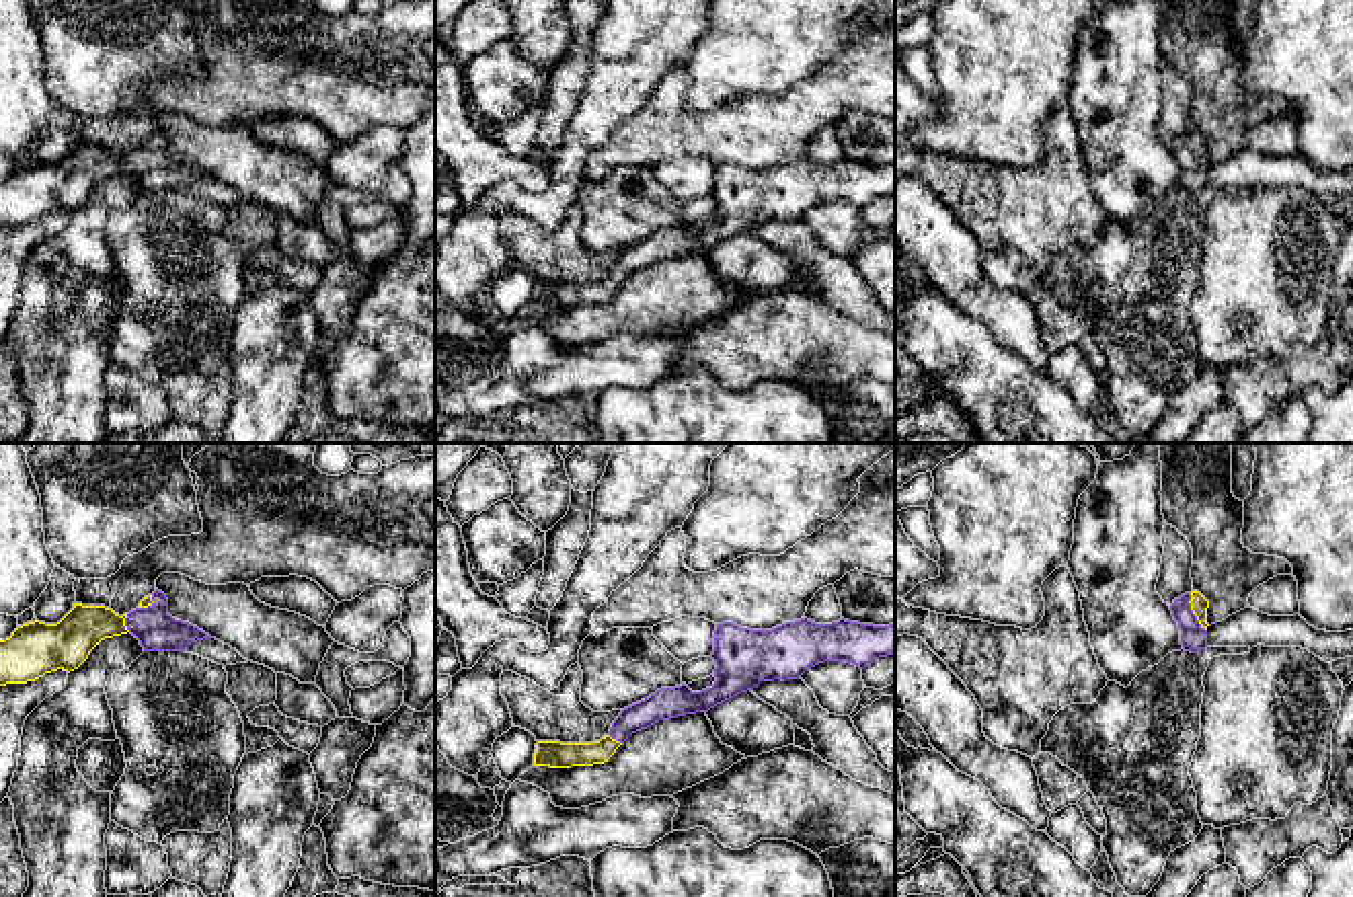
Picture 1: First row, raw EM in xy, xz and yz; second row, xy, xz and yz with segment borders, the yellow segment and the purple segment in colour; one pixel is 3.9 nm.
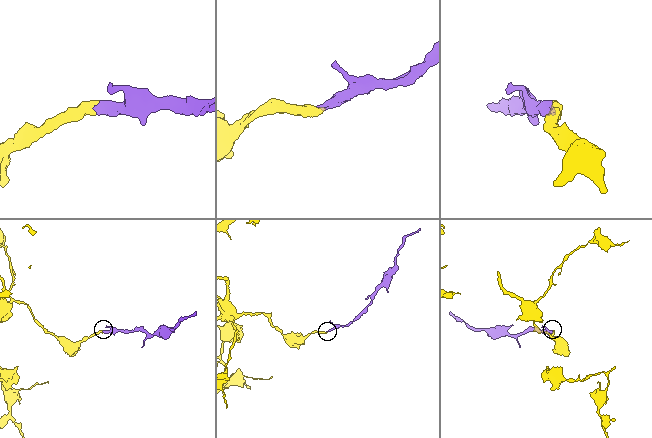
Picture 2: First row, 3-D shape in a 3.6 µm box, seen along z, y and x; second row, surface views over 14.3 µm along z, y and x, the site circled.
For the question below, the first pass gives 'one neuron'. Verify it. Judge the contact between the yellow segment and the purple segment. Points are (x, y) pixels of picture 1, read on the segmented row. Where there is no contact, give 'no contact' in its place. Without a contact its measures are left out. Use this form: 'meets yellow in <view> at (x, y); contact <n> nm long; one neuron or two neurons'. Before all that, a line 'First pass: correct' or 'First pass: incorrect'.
First pass: correct
meets yellow in yz at (1193, 612); contact 170 nm long; one neuron

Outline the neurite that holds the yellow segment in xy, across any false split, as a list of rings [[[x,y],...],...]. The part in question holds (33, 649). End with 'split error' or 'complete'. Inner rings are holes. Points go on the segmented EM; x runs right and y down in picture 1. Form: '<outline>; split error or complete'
[[[158,589],[123,616],[105,606],[74,603],[57,624],[35,620],[0,640],[0,686],[35,681],[57,669],[70,673],[101,640],[127,632],[144,651],[185,651],[191,642],[211,638],[197,626],[175,620]]]; split error

